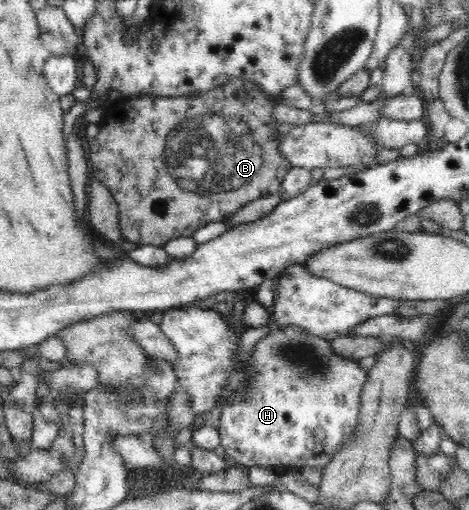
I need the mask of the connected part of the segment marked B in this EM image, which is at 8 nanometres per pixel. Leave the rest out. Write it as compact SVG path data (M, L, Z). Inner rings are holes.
M244 78L231 79L199 94L178 97L154 97L146 94L145 96L138 95L138 97L130 96L130 99L120 99L118 103L114 103L110 115L104 115L101 118L102 121L97 123L100 133L94 139L88 139L87 145L89 149L89 164L91 165L89 175L101 181L115 199L119 209L118 221L120 222L120 228L122 228L122 237L137 245L163 246L171 238L179 238L180 236L191 238L196 229L200 229L200 227L212 222L220 222L226 218L226 215L234 215L238 209L255 199L279 193L287 171L290 171L293 167L286 160L286 156L282 154L282 150L278 148L285 135L280 135L278 132L279 124L272 117L272 109L274 109L275 105L277 105L277 102L272 98L268 98L258 84L254 84L254 82ZM245 89L251 95L251 102L243 104L237 100L235 93ZM224 192L226 192L226 195L222 195L222 201L208 201L208 203L202 203L200 195L196 195L196 193L208 193L208 197L220 197L220 193Z

